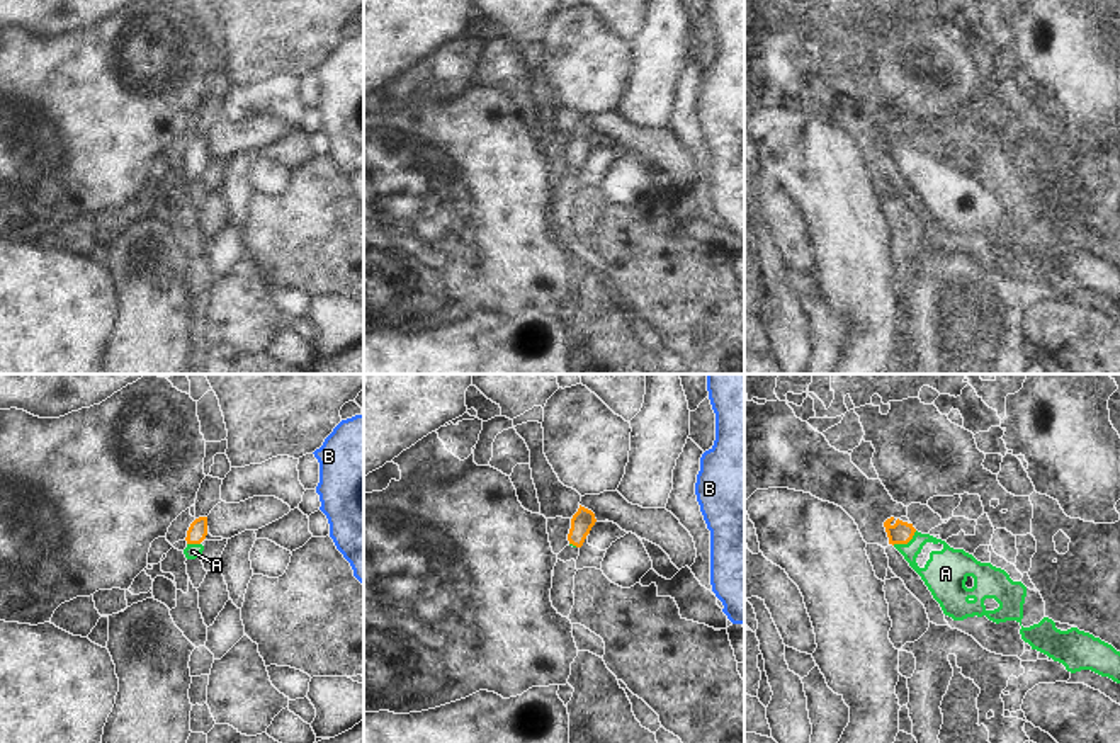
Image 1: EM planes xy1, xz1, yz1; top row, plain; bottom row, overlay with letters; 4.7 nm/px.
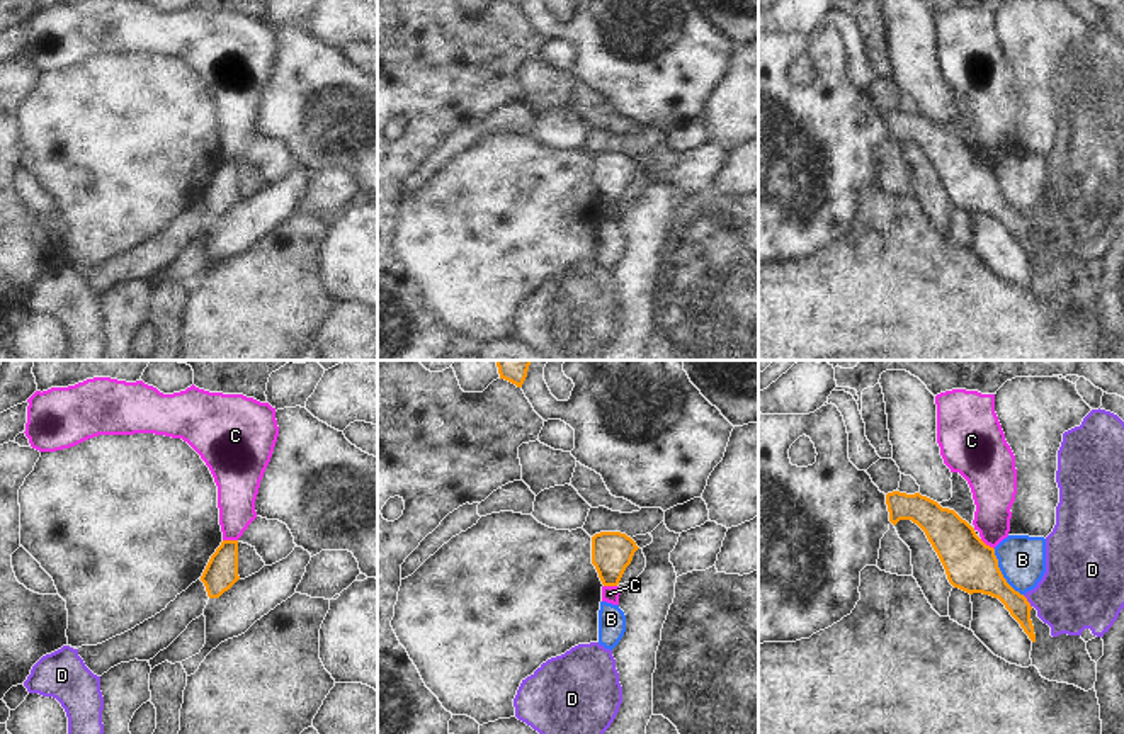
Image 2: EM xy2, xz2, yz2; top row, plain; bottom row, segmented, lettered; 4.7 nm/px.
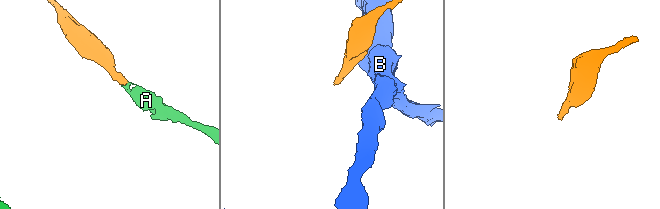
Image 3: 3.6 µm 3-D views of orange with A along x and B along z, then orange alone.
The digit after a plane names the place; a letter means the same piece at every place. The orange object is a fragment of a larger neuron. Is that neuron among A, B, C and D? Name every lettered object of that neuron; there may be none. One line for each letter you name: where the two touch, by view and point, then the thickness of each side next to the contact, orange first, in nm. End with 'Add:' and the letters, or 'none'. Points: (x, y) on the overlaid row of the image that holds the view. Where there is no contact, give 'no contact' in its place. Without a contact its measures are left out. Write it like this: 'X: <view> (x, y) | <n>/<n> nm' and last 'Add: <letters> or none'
A: yz1 (905, 543) | 110/200 nm
Add: A

